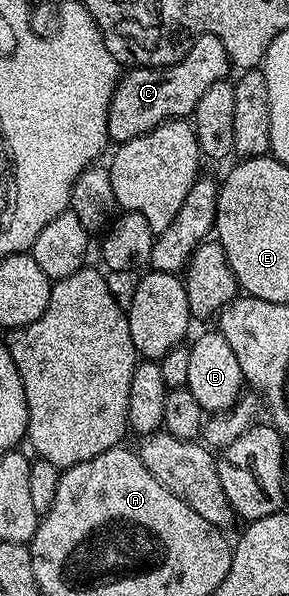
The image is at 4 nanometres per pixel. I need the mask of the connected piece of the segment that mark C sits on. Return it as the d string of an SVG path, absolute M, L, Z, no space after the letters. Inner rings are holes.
M202 33L189 42L185 55L175 65L134 67L119 80L108 107L109 140L131 141L171 119L186 119L193 114L196 103L212 83L227 80L231 72L230 57L224 43L216 35Z

